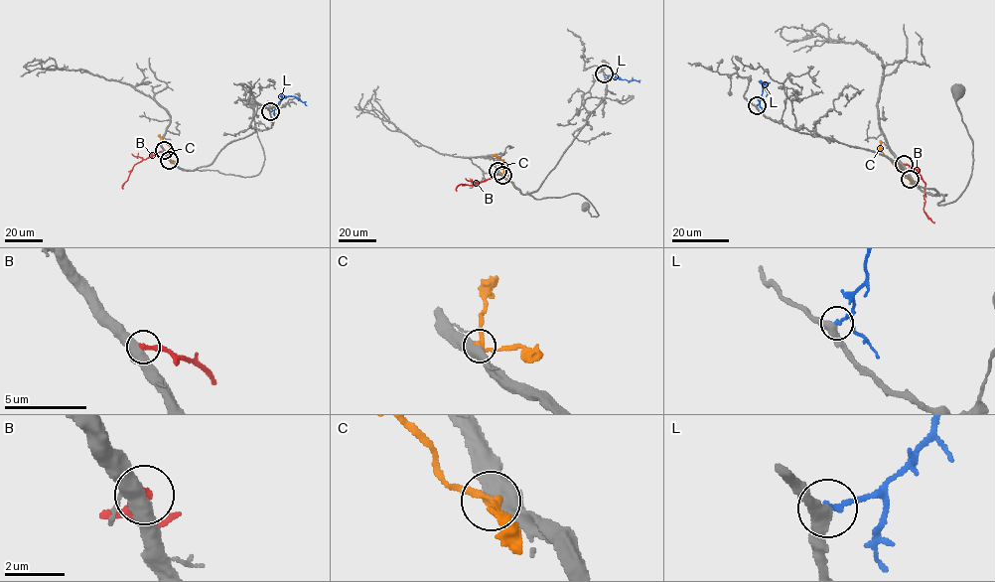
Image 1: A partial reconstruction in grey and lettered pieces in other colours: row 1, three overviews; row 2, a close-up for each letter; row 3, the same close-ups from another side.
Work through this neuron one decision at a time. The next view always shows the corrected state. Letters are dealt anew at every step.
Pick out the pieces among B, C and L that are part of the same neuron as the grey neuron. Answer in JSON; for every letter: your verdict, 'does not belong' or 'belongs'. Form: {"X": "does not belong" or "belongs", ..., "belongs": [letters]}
{"B": "does not belong", "C": "does not belong", "L": "belongs", "belongs": ["L"]}

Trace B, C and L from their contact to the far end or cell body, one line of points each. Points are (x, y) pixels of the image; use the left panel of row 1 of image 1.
B: (164, 150), (137, 163), (123, 189)
C: (169, 160), (170, 147), (157, 135)
L: (270, 111), (289, 96), (307, 105)

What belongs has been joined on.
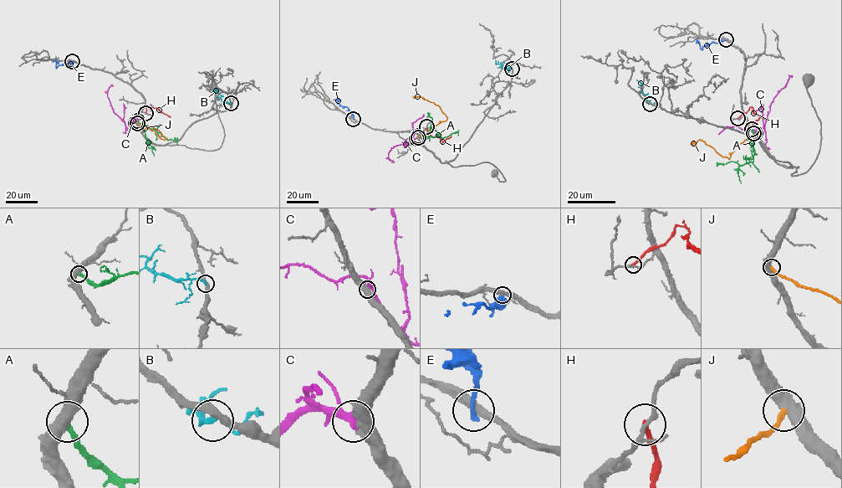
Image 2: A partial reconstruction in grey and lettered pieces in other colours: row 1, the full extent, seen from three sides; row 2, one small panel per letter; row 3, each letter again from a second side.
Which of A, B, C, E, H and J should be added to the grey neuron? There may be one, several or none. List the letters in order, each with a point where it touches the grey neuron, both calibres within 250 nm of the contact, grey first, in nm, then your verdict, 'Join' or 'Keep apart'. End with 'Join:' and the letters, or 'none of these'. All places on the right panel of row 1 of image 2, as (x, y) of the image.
A: Touches grey at (752, 129). Thickness 550 nm (grey) against 280 nm. Keep apart
B: Touches grey at (650, 104). Thickness 360 nm (grey) against 190 nm. Keep apart
C: Touches grey at (755, 133). Thickness 440 nm (grey) against 280 nm. Join
E: Touches grey at (726, 39). Thickness 400 nm (grey) against 260 nm. Keep apart
H: Touches grey at (737, 118). Thickness 170 nm (grey) against 240 nm. Keep apart
J: Touches grey at (753, 133). Thickness 550 nm (grey) against 240 nm. Keep apart
Join: C

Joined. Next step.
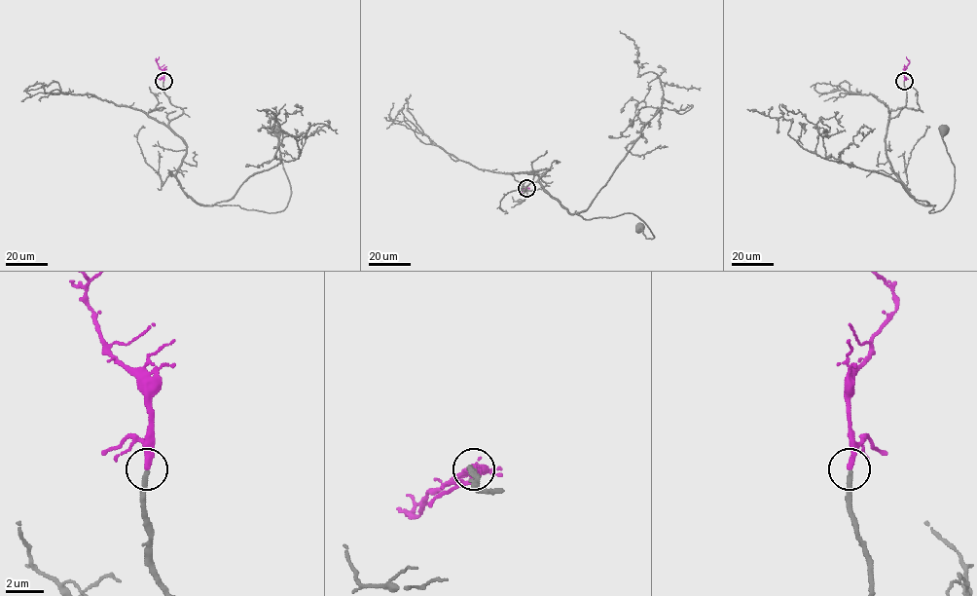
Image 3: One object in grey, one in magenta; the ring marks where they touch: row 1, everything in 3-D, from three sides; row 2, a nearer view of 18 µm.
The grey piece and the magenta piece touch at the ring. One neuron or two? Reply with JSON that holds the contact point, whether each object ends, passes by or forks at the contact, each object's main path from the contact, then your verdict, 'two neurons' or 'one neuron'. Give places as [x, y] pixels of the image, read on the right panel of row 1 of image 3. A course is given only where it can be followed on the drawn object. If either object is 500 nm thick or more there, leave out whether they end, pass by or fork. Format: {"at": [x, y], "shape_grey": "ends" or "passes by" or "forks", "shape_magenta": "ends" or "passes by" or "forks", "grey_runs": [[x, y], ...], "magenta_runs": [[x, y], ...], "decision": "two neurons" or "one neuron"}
{"at": [904, 81], "shape_grey": "ends", "shape_magenta": "ends", "grey_runs": [[904, 81], [906, 105], [887, 124], [886, 154], [917, 202], [935, 205], [929, 212], [954, 190], [944, 130]], "magenta_runs": [[904, 81], [904, 70], [909, 62], [906, 56]], "decision": "one neuron"}

